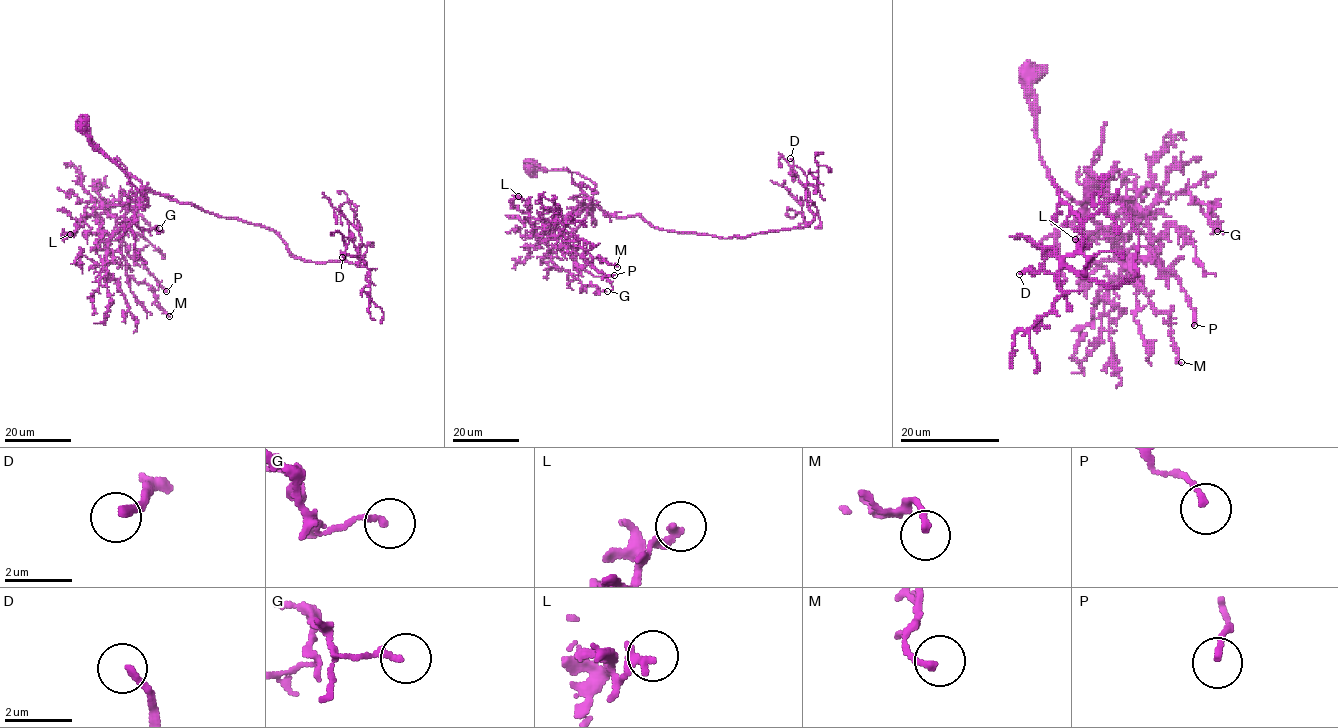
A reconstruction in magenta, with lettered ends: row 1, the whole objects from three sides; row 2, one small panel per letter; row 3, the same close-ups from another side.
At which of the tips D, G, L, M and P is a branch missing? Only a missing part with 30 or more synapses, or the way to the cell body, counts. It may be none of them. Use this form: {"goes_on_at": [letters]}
{"goes_on_at": []}

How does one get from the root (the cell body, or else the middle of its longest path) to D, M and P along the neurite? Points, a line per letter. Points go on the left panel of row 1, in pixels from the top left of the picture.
D: (84, 123), (147, 198), (143, 209), (150, 189), (273, 229), (296, 257), (366, 264), (358, 252), (342, 257)
M: (84, 123), (90, 139), (147, 198), (145, 208), (111, 239), (107, 251), (128, 275), (151, 288), (169, 316)
P: (84, 123), (90, 139), (147, 198), (144, 209), (138, 203), (117, 220), (117, 230), (126, 251), (166, 291)

